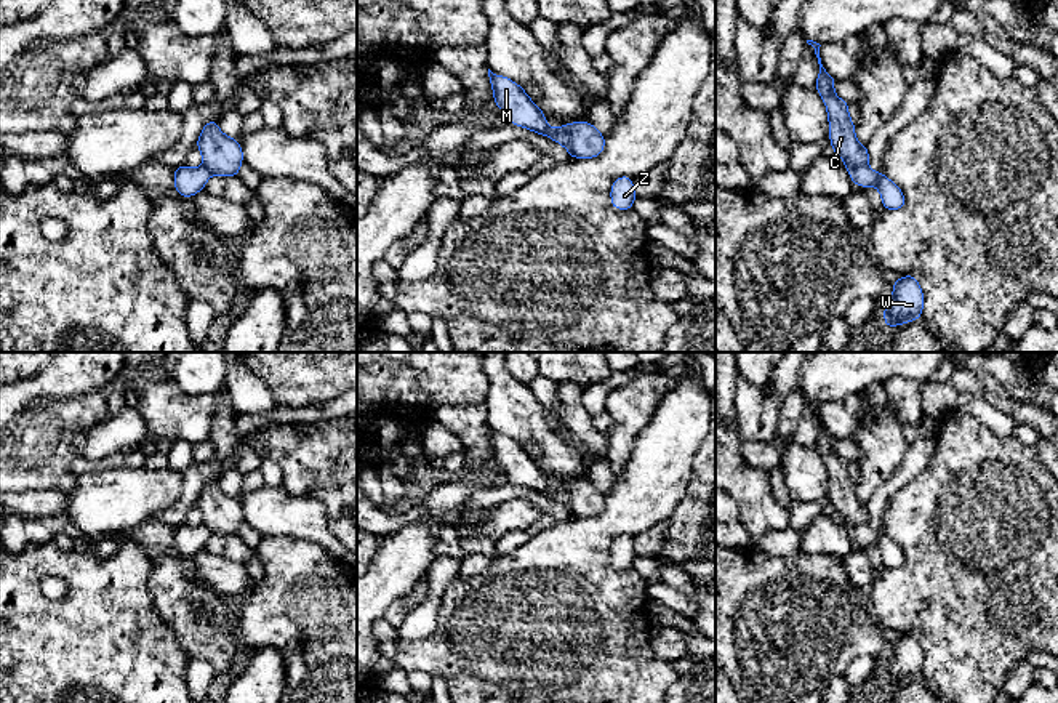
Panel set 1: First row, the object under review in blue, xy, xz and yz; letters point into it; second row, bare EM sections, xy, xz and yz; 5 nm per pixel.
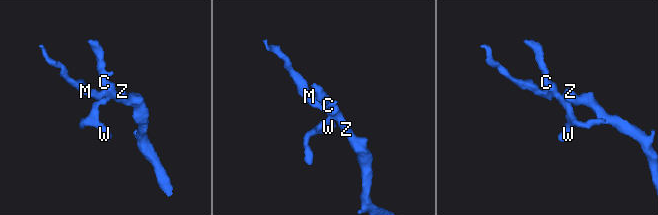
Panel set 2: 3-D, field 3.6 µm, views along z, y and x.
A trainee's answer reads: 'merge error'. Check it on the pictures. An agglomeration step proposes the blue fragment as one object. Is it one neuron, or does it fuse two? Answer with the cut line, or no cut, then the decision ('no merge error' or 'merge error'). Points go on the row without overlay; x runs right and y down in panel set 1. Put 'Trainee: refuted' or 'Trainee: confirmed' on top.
Trainee: confirmed
xz (564, 484), (569, 508), (575, 516) | merge error

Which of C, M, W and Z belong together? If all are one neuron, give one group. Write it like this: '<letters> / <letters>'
C Z / M W

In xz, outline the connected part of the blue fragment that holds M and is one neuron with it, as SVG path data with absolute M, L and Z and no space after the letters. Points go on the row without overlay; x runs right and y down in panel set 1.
M488 428L495 464L498 464L511 482L528 487L562 503L570 511L565 484L551 488L544 471L528 456L525 448L514 439L496 434Z

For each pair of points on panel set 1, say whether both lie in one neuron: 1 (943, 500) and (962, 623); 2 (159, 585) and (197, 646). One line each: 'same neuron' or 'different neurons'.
1: same neuron
2: same neuron

